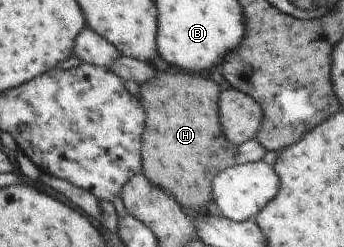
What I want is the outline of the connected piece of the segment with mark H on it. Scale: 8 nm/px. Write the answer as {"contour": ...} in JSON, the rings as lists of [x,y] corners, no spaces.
{"contour":[[[174,69],[170,72],[157,70],[157,76],[140,88],[138,100],[146,116],[145,132],[141,137],[142,173],[153,186],[171,194],[186,211],[206,211],[208,202],[212,200],[213,178],[220,170],[236,165],[237,147],[225,138],[219,122],[219,85],[208,75]]]}

